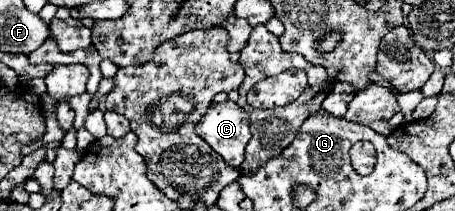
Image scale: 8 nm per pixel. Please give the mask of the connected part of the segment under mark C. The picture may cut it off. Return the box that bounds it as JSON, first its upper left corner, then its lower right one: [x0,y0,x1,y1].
[196,103,250,167]

